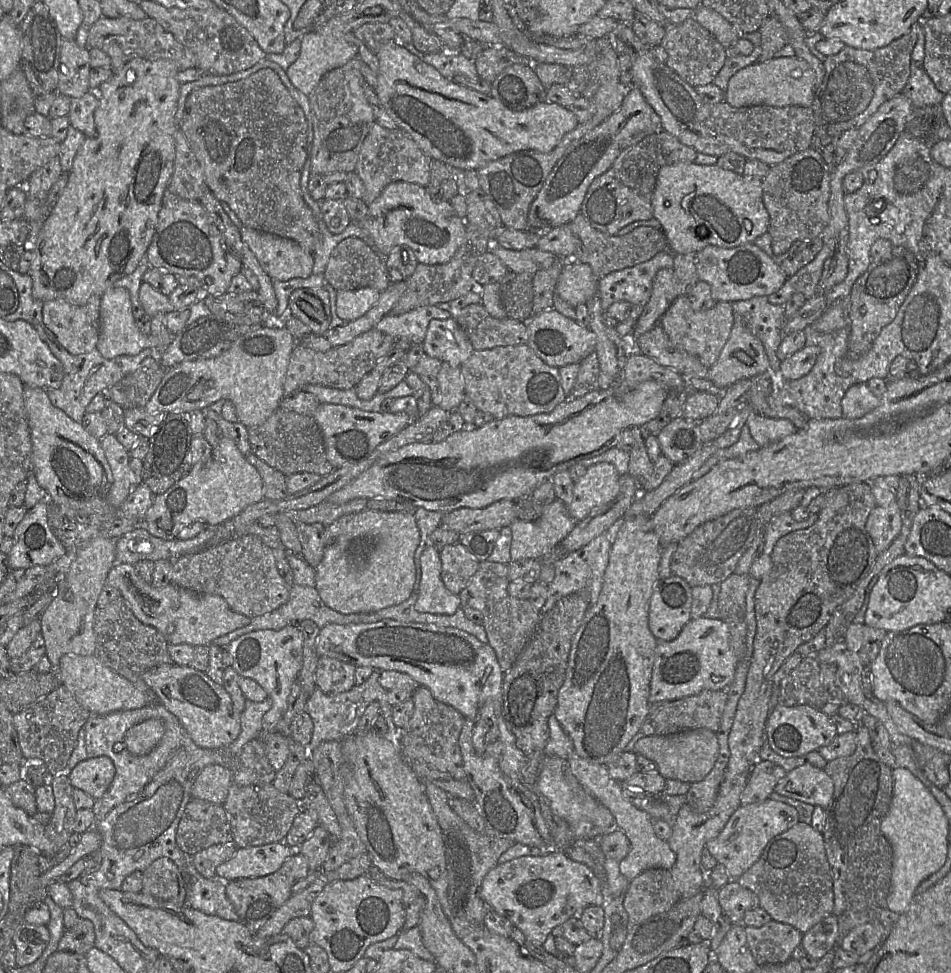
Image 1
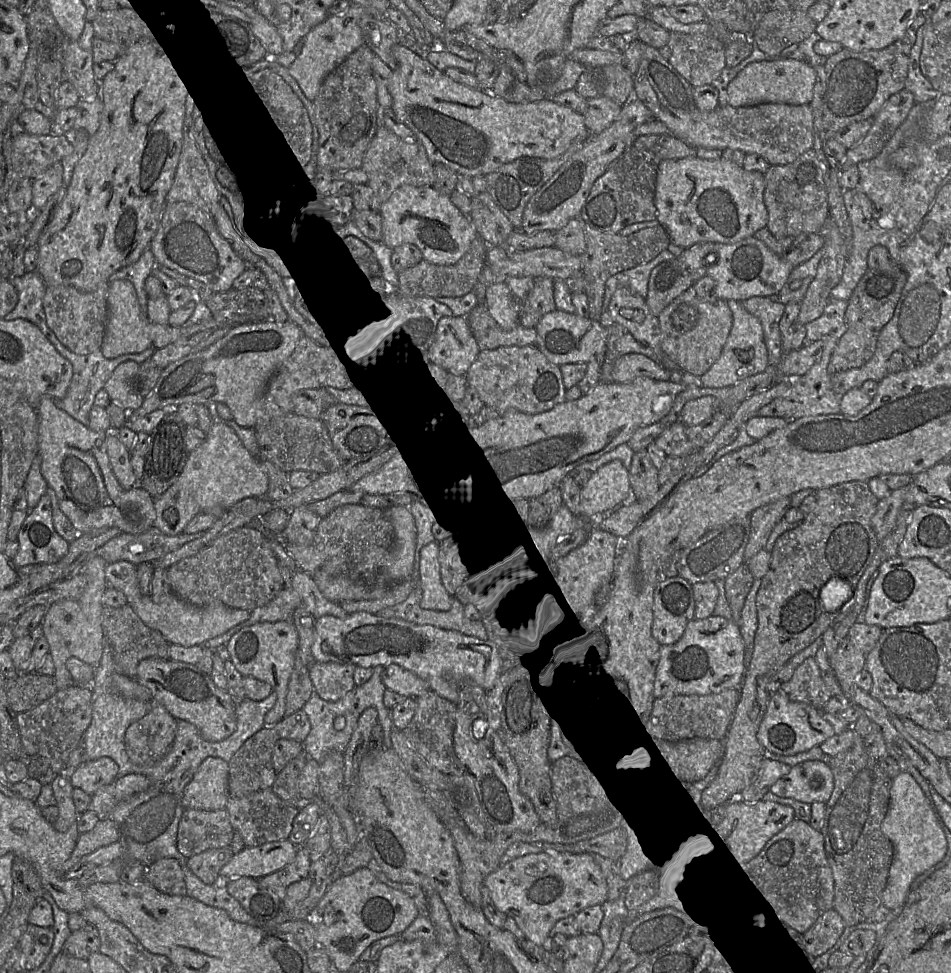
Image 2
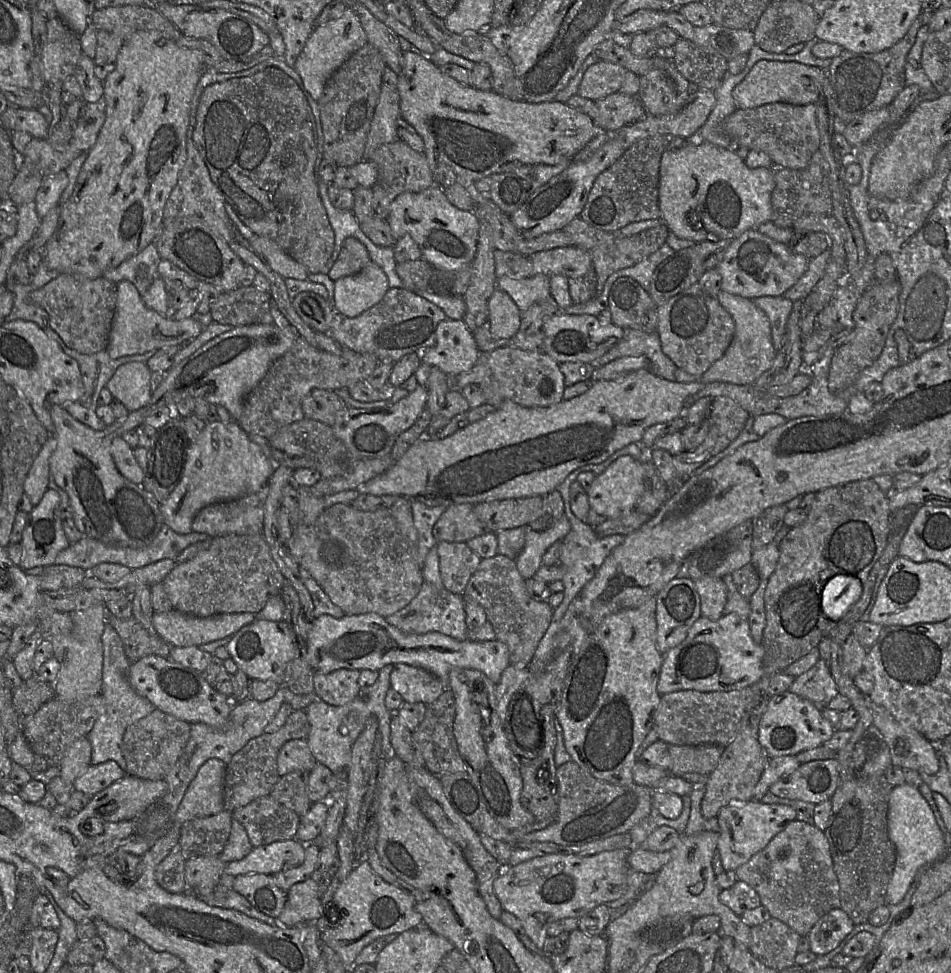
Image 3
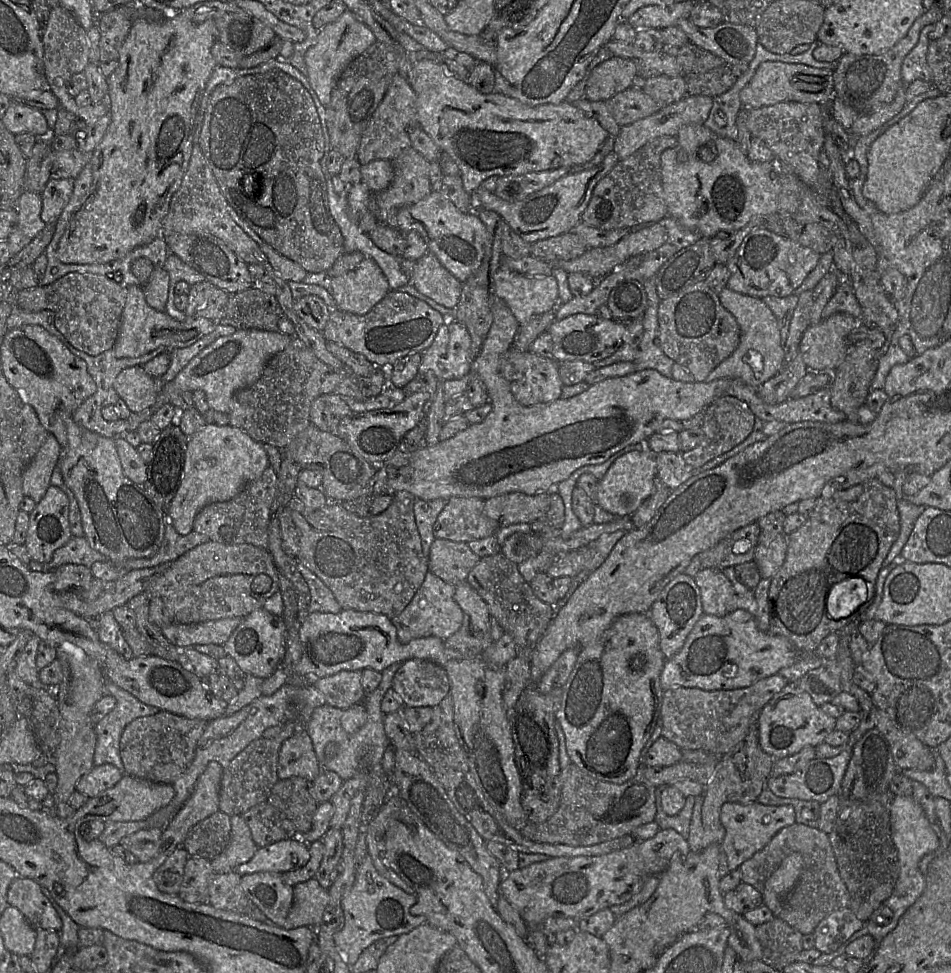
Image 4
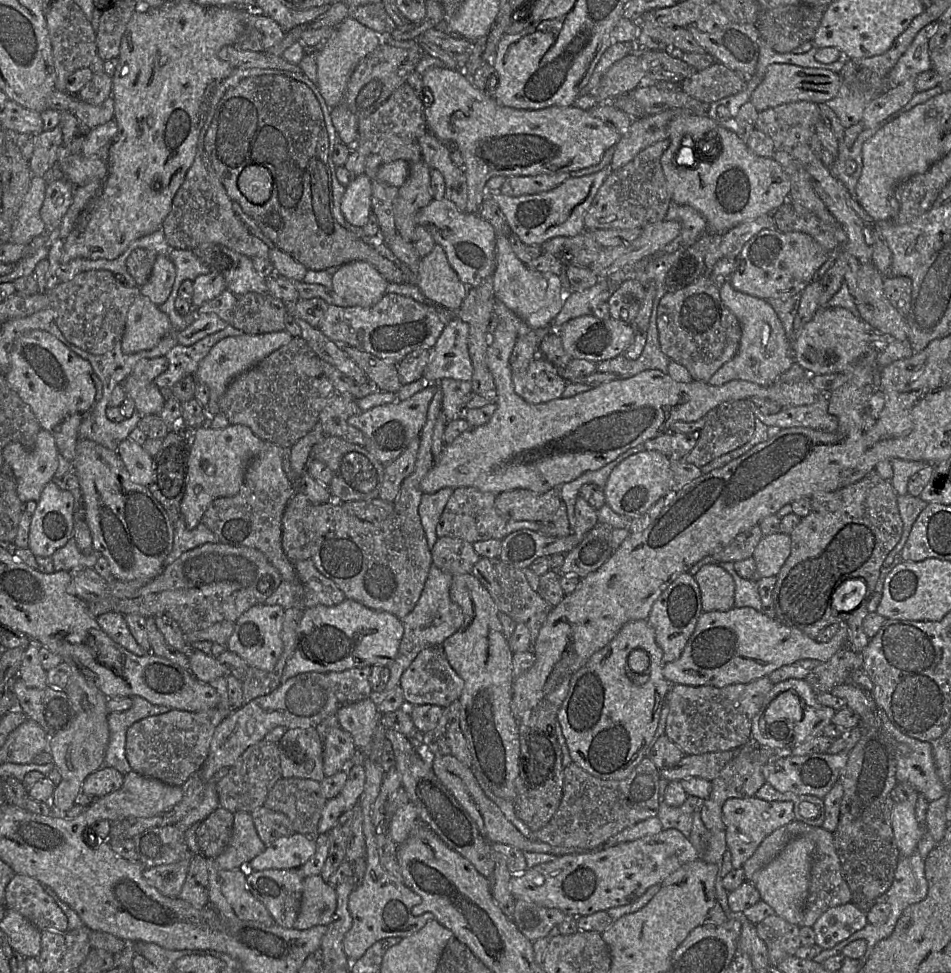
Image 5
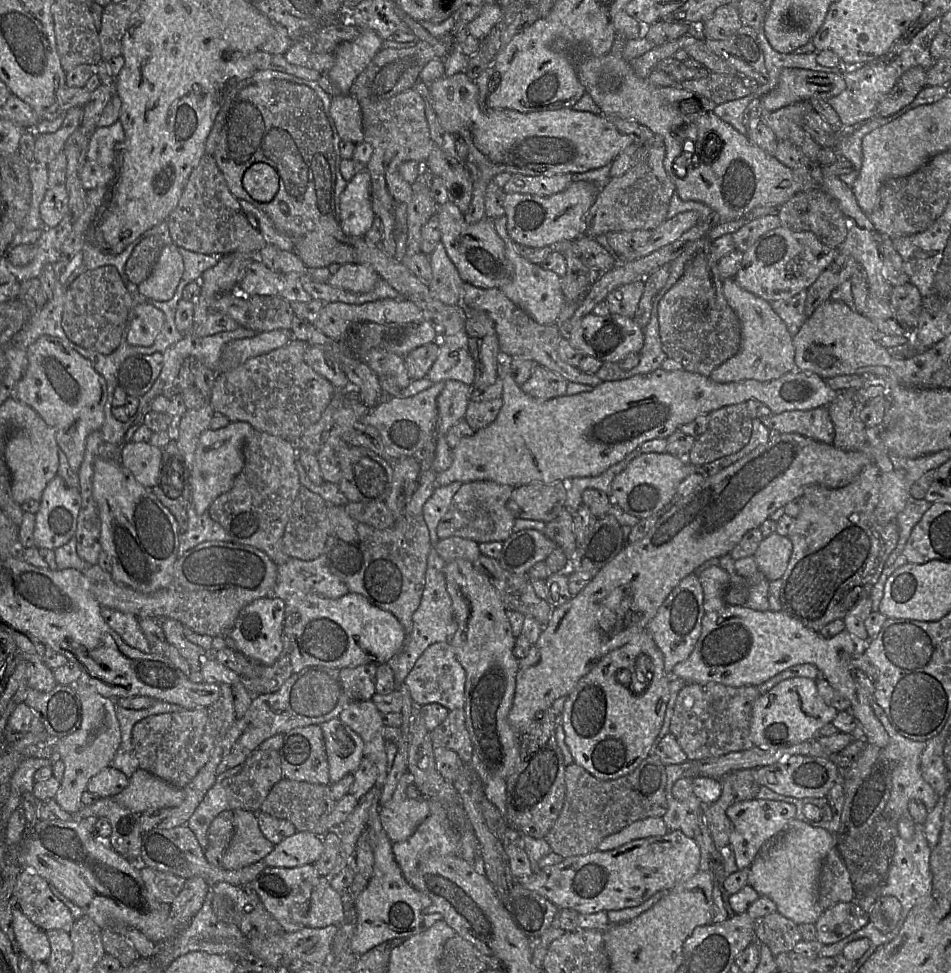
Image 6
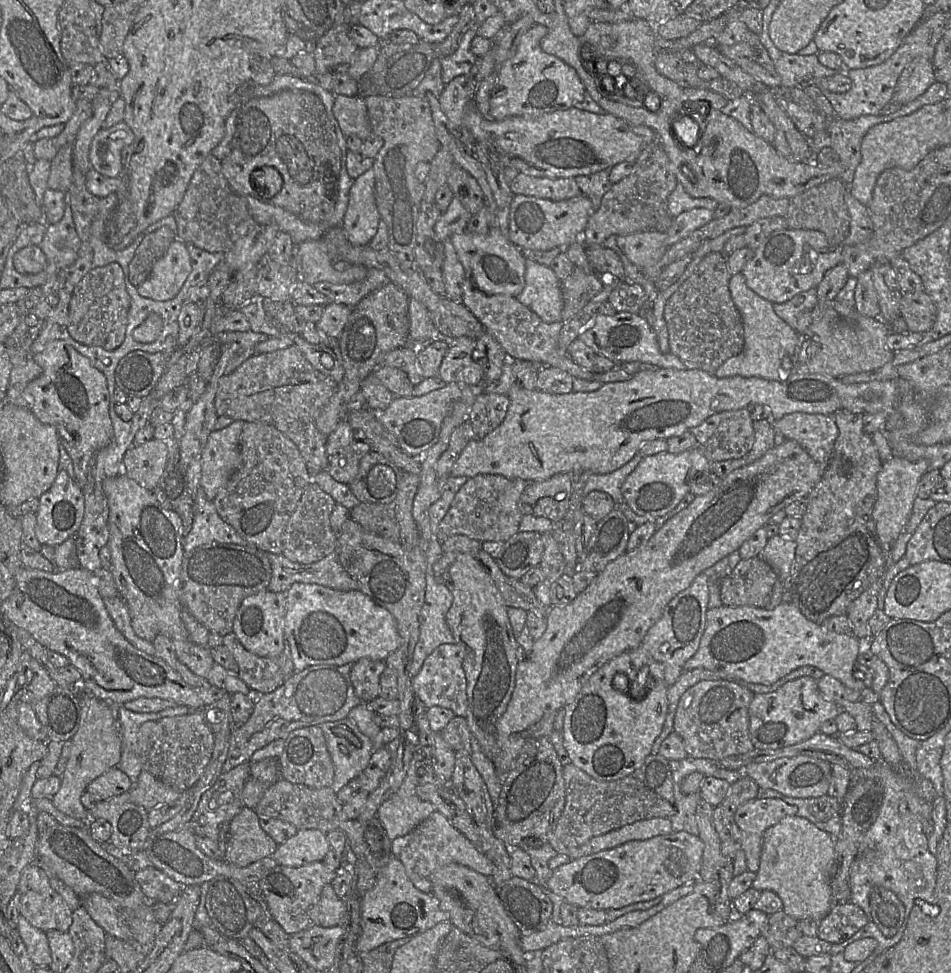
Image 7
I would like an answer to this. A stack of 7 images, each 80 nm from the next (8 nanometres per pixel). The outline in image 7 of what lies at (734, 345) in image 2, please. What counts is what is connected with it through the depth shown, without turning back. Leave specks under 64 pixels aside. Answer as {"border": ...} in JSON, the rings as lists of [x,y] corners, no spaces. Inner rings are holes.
{"border":[[[741,272],[730,277],[728,286],[742,319],[744,346],[740,353],[724,361],[713,374],[718,378],[743,376],[769,380],[787,379],[792,374],[792,350],[797,355],[798,362],[801,336],[775,313],[773,303],[747,286]]]}

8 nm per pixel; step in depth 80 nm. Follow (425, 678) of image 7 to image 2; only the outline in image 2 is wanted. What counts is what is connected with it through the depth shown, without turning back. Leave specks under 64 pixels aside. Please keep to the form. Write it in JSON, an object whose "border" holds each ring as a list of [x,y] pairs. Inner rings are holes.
{"border":[[[391,664],[385,668],[382,672],[382,681],[387,689],[406,698],[416,698],[431,690],[427,681],[398,664]]]}

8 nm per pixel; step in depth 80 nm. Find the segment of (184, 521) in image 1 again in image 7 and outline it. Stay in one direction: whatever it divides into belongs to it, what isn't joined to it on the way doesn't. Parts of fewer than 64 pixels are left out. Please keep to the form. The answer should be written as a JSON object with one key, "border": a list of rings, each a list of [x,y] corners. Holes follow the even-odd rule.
{"border":[[[233,421],[227,427],[212,431],[202,452],[200,485],[213,501],[230,476],[240,467],[240,436],[243,424]]]}

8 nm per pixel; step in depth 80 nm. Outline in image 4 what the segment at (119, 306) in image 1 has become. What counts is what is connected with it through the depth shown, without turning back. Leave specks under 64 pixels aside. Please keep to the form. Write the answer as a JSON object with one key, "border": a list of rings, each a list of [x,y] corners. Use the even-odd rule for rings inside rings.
{"border":[[[136,285],[127,287],[126,303],[122,312],[120,328],[113,346],[117,358],[139,357],[165,346],[169,350],[185,348],[212,332],[216,322],[207,318],[191,316],[185,321],[174,320],[166,311],[160,312],[146,302],[142,288]]]}

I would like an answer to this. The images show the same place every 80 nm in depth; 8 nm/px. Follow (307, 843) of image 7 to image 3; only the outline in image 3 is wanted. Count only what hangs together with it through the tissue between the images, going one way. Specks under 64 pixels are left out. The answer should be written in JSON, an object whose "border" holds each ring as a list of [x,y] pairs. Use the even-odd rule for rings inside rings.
{"border":[[[297,839],[275,841],[253,847],[244,858],[226,864],[224,873],[232,876],[244,874],[273,875],[297,867],[305,859],[305,844]]]}

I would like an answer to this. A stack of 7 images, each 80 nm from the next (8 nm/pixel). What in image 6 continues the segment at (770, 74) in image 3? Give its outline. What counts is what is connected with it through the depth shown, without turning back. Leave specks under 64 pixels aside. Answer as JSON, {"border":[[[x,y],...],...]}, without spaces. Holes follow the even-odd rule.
{"border":[[[784,68],[777,85],[761,96],[761,104],[765,112],[771,112],[798,101],[809,101],[812,97],[829,99],[845,88],[841,74]]]}

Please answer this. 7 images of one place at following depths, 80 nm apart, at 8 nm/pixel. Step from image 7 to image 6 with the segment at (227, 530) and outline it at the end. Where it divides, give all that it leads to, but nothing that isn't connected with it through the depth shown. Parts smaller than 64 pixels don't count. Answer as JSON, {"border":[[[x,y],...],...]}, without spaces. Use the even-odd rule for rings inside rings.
{"border":[[[190,497],[188,527],[179,535],[179,557],[205,541],[232,542],[232,540],[224,528],[210,517],[208,511],[201,515],[196,513]]]}

